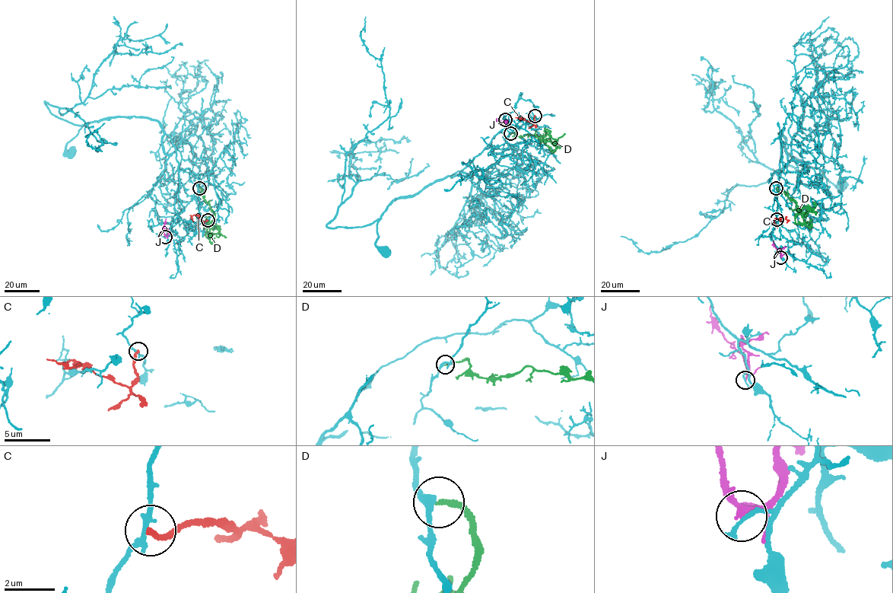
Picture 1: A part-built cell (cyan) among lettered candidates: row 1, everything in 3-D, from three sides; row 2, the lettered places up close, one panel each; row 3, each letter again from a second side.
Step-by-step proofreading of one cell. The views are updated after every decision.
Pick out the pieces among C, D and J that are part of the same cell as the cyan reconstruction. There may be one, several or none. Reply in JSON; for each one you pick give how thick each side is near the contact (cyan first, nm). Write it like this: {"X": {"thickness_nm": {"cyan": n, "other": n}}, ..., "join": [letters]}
{"join": []}

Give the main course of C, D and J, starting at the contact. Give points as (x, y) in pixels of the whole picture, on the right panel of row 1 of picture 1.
C: (777, 219), (783, 219), (773, 221), (777, 227)
D: (776, 187), (780, 192), (783, 192), (796, 201), (799, 213), (795, 222), (808, 227), (811, 219)
J: (780, 257), (773, 240)

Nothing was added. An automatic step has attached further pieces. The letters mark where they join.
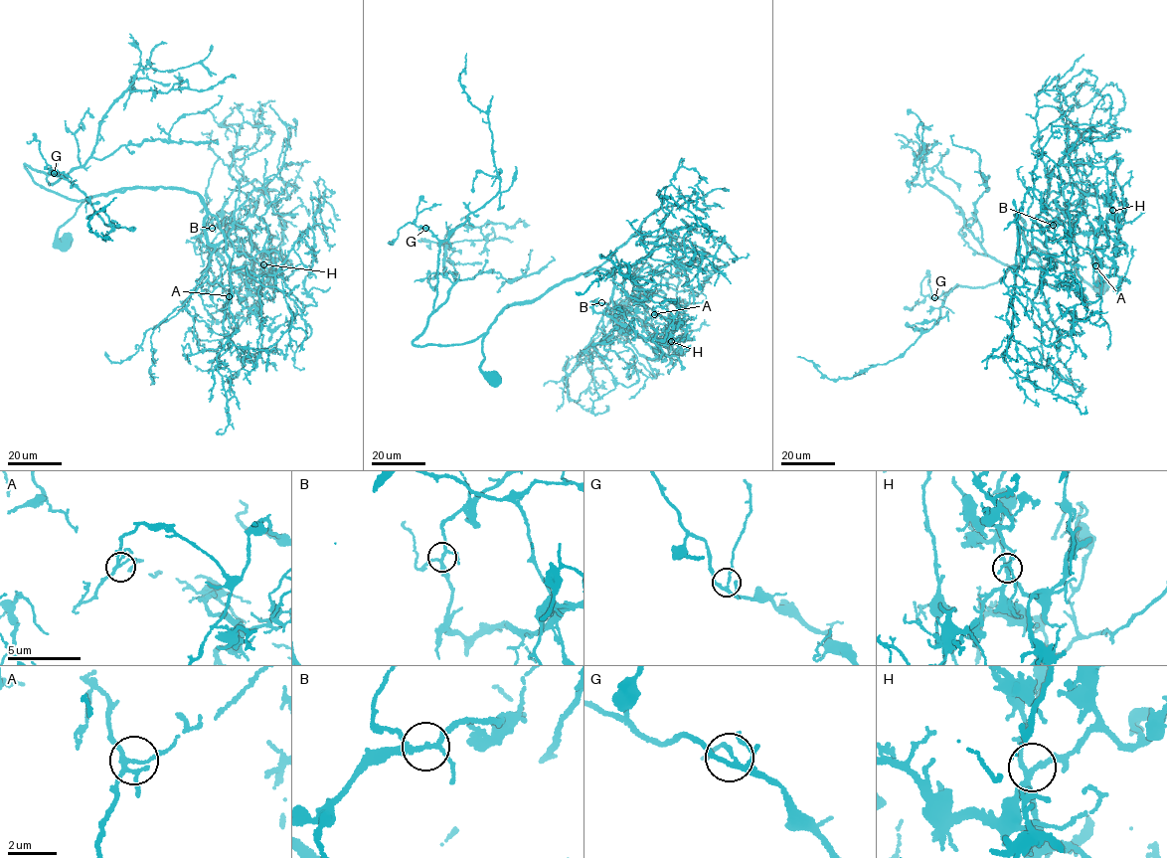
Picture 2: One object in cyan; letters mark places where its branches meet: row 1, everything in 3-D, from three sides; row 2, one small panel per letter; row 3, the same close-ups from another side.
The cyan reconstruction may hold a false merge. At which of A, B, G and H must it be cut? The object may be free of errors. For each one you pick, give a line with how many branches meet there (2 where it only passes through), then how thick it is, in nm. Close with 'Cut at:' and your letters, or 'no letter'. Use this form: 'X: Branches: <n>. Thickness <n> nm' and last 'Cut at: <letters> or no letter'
B: Branches: 4. Thickness 160 nm
Cut at: B

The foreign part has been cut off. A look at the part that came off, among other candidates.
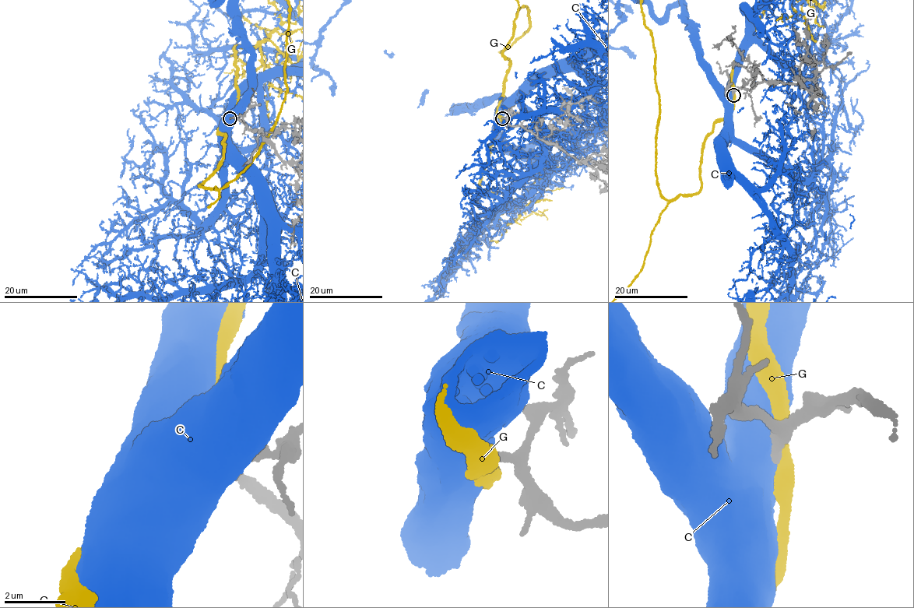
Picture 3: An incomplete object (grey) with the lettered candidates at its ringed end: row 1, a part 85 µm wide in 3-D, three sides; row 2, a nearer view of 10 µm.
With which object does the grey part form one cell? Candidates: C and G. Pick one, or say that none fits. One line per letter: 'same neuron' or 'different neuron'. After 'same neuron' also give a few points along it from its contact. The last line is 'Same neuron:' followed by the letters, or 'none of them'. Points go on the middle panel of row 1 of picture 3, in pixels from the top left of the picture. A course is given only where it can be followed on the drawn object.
C: different neuron
G: different neuron
Same neuron: none of them

